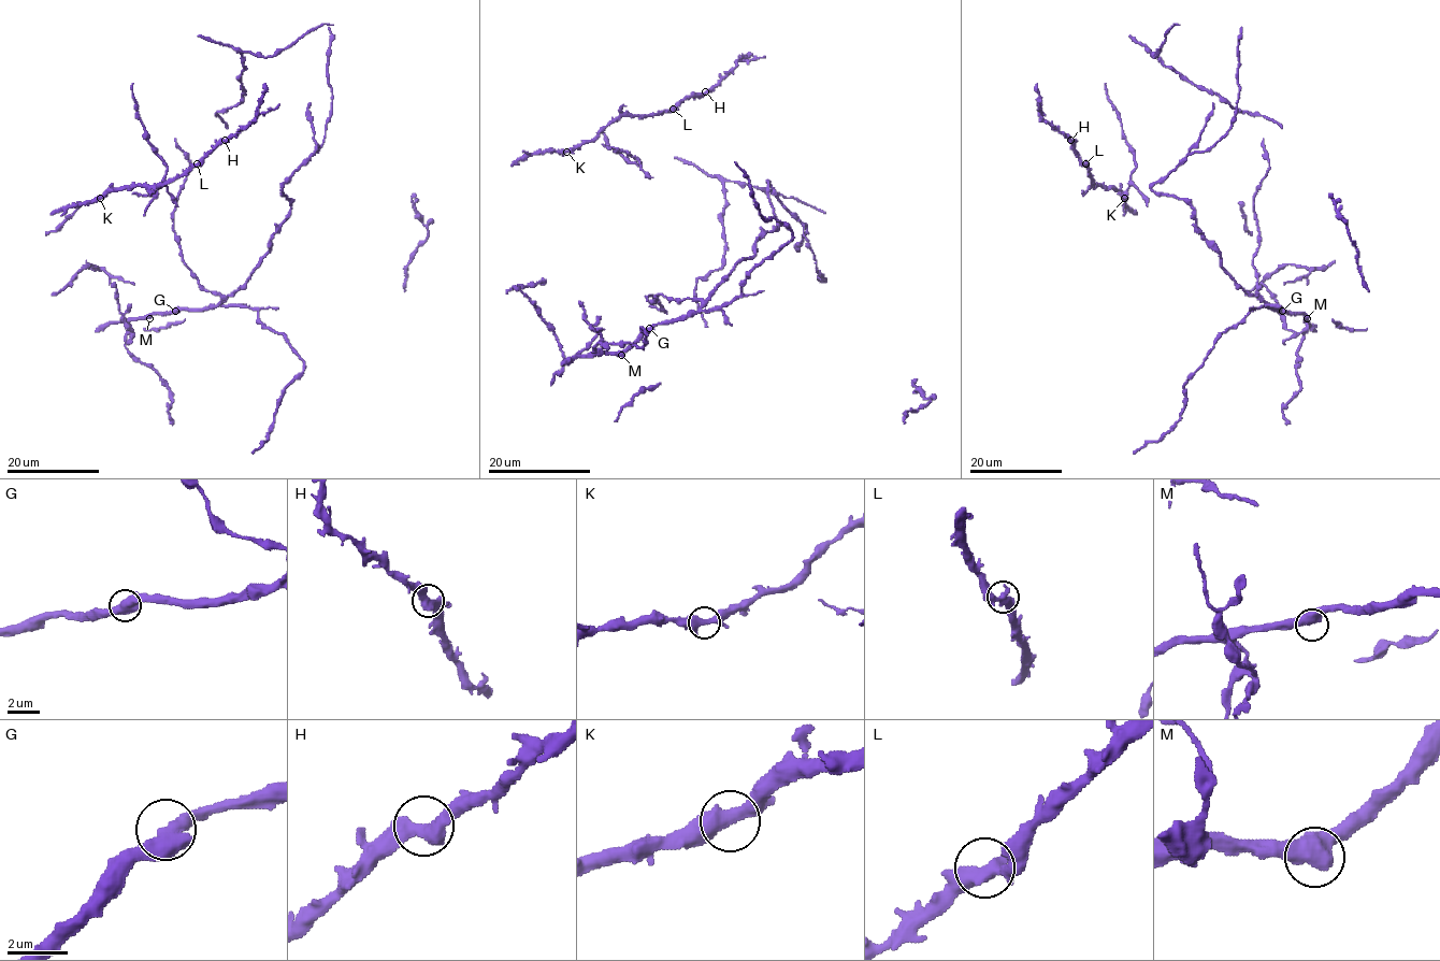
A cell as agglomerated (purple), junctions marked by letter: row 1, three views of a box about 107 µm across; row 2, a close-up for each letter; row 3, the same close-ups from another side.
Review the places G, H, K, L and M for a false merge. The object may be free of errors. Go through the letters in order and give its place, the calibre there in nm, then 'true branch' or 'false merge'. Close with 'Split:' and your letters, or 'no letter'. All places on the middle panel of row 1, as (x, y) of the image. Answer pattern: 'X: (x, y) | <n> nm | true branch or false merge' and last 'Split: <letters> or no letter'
G: (649, 328) | 600 nm | true branch
H: (705, 91) | 440 nm | true branch
K: (566, 152) | 480 nm | true branch
L: (673, 109) | 480 nm | true branch
M: (621, 355) | 550 nm | true branch
Split: no letter

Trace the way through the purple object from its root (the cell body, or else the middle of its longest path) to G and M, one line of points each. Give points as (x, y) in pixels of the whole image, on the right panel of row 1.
G: (1253, 262), (1257, 278), (1256, 293), (1271, 309), (1283, 311)
M: (1253, 262), (1257, 278), (1256, 293), (1271, 309), (1302, 312), (1307, 318)

